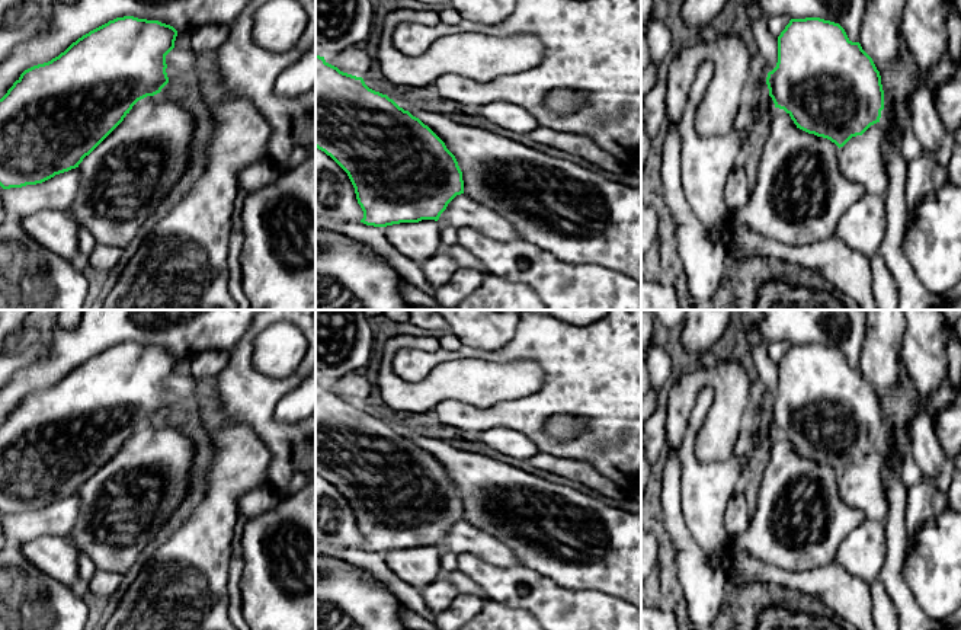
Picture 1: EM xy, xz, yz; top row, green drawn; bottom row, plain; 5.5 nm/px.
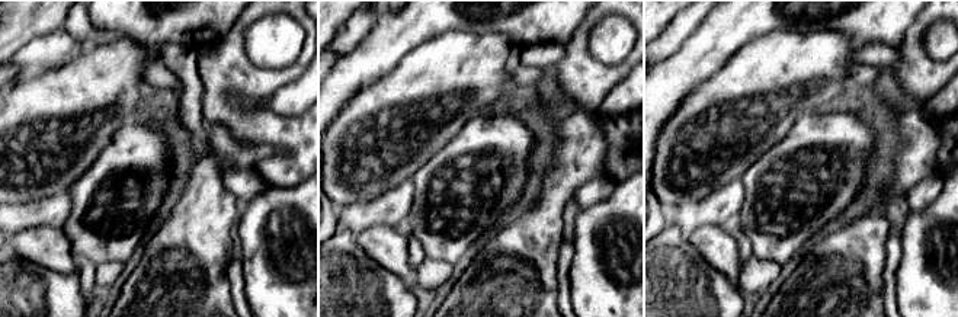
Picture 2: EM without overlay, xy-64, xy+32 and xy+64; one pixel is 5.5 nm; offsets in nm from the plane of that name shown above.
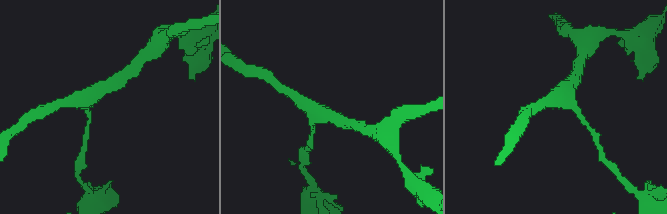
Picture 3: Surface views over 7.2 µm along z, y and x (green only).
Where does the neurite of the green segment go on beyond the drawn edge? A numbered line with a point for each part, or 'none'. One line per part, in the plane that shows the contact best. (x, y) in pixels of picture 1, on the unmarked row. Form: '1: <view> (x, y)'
none

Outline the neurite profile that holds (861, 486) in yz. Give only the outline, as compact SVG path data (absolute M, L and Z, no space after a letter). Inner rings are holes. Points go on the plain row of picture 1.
M871 451L862 461L852 463L837 476L837 489L843 502L861 511L865 519L884 522L888 515L888 498L882 483L882 452Z

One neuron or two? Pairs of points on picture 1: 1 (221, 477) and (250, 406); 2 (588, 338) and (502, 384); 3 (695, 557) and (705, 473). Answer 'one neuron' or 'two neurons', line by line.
1: two neurons
2: two neurons
3: two neurons

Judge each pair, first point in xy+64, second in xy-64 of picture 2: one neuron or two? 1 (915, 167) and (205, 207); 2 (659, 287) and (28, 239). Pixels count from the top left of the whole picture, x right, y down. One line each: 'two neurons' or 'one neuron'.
1: one neuron
2: two neurons

